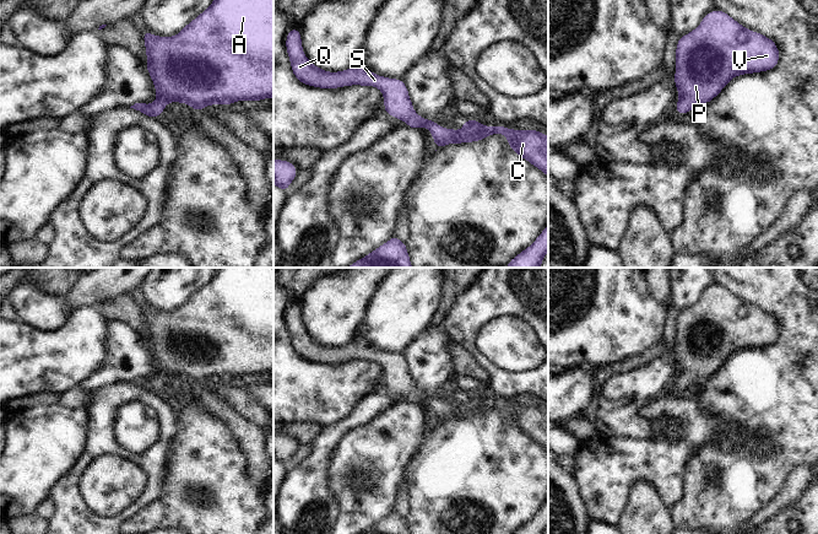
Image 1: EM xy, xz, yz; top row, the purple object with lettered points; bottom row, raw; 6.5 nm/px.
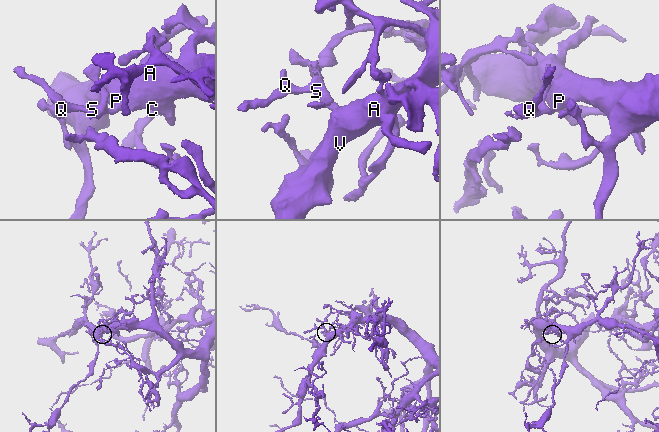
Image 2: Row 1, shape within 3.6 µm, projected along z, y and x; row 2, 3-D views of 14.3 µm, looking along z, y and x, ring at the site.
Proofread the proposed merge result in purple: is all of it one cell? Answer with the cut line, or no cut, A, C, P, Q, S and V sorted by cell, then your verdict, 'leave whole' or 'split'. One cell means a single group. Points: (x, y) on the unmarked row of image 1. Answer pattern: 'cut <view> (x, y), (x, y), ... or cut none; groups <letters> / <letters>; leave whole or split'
cut none; groups A C P Q S V; leave whole

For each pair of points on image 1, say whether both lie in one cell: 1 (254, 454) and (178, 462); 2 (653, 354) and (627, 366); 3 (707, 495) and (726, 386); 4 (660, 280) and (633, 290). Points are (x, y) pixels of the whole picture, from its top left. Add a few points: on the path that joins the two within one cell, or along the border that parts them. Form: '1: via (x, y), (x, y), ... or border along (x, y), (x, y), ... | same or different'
1: border along (227, 431), (244, 458), (244, 474), (253, 483) | different
2: via (646, 357), (633, 362) | same
3: via (733, 468), (742, 459), (748, 441), (748, 413) | same
4: border along (645, 280), (649, 294), (665, 308) | different

